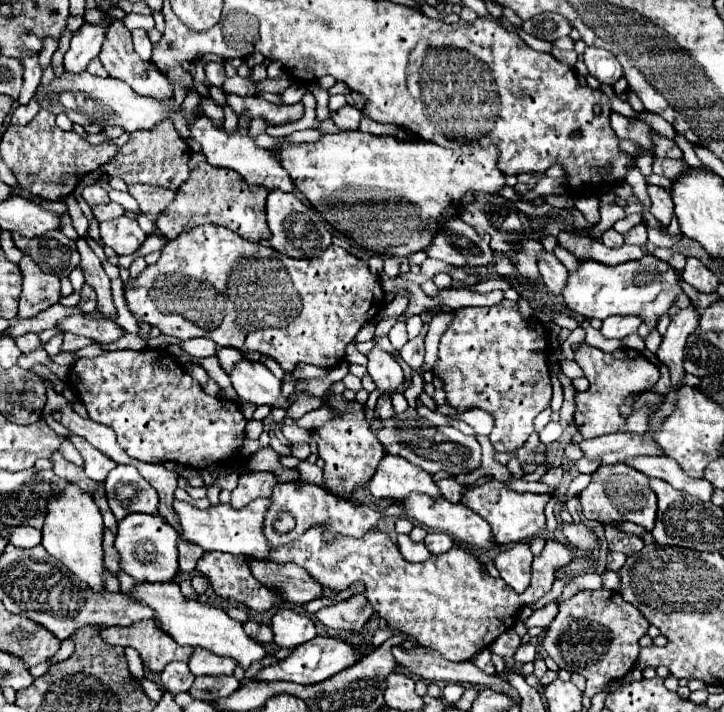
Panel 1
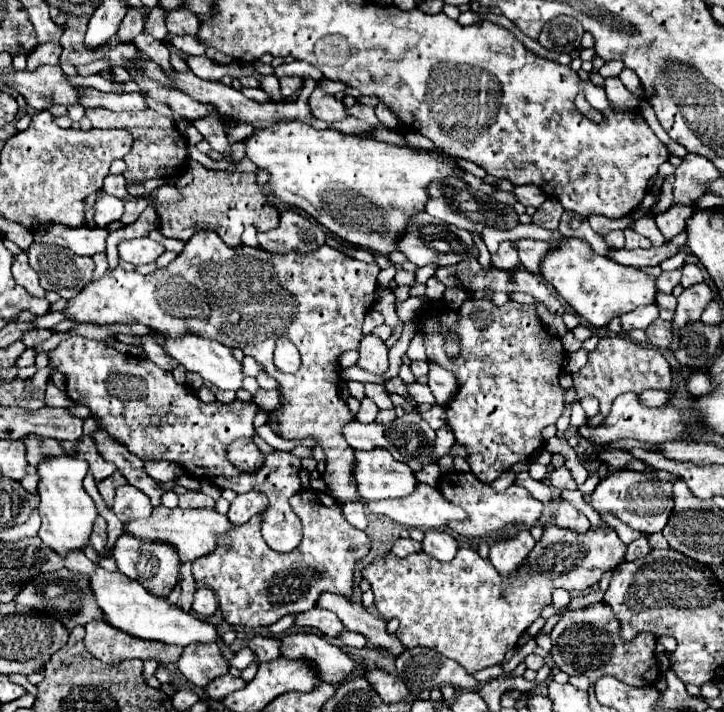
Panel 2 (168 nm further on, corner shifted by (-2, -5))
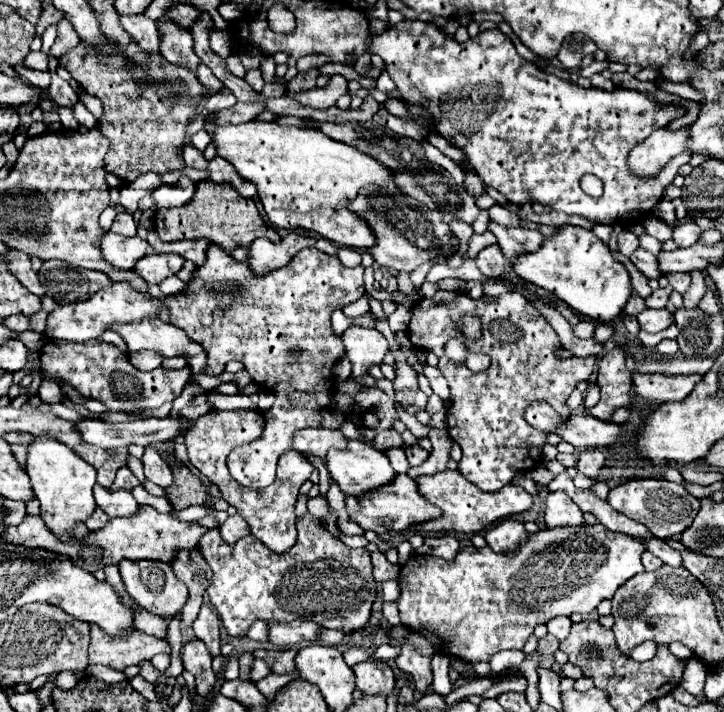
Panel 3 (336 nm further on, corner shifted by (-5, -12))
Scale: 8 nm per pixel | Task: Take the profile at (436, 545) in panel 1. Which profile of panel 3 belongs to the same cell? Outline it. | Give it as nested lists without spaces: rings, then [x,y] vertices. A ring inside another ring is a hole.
[[[444,534],[444,536],[426,536],[426,542],[422,548],[418,548],[418,554],[430,554],[430,556],[438,556],[444,560],[452,560],[458,554],[460,542],[456,536],[452,534]]]

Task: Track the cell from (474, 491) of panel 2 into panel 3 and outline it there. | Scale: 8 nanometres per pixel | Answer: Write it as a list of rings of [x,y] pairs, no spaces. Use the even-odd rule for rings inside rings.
[[[444,470],[444,472],[432,474],[432,476],[418,476],[416,484],[418,484],[418,492],[428,502],[432,502],[434,506],[438,506],[442,510],[440,518],[426,520],[426,522],[420,522],[420,524],[414,524],[412,528],[408,528],[412,532],[422,532],[422,534],[444,534],[444,532],[474,534],[474,532],[482,532],[492,522],[498,522],[498,520],[508,518],[512,514],[524,512],[532,506],[532,496],[522,486],[506,484],[498,492],[484,492],[484,490],[476,488],[472,482],[464,480],[464,476],[460,476],[458,470]]]

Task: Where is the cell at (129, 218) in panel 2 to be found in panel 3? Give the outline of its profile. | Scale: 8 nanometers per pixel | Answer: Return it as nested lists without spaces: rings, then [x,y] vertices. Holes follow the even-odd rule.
[[[182,176],[178,180],[178,184],[174,186],[160,186],[152,192],[154,200],[156,200],[156,206],[158,208],[172,208],[172,206],[182,206],[182,204],[188,204],[194,196],[194,190],[196,190],[196,184]]]

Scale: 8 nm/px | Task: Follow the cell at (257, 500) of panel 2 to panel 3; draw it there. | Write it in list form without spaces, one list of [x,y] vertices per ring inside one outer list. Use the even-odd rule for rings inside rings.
[[[238,514],[230,516],[218,530],[220,530],[220,536],[222,536],[228,544],[234,544],[234,542],[238,542],[242,536],[248,536],[248,534],[250,534],[250,532],[248,532],[248,524],[244,524],[242,516],[238,516]]]

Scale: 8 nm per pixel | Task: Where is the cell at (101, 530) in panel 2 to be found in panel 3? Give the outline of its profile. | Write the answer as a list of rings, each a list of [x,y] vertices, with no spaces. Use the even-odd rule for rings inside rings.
[[[96,508],[94,514],[86,520],[86,526],[88,526],[88,530],[100,530],[106,522],[108,522],[108,516],[100,508]]]

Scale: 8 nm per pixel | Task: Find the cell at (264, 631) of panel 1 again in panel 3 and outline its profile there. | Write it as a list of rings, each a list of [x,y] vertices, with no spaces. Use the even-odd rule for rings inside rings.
[[[286,648],[286,650],[256,650],[254,652],[254,656],[262,658],[264,662],[268,662],[272,672],[276,672],[276,674],[292,672],[294,666],[296,666],[296,662],[294,662],[296,654],[298,654],[296,648]]]

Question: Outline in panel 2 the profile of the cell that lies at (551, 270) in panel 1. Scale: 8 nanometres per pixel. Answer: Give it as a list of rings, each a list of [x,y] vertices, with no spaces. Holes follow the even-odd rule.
[[[521,239],[517,241],[517,249],[519,249],[519,257],[521,263],[537,277],[541,275],[541,261],[545,259],[545,255],[549,253],[551,245],[545,241],[535,241],[535,239]]]

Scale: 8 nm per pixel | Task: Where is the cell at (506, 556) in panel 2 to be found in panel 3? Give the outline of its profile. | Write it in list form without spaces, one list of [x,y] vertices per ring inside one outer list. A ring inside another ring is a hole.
[[[502,520],[498,522],[496,526],[492,526],[488,532],[486,532],[486,542],[488,546],[494,550],[494,552],[504,552],[508,556],[512,556],[512,550],[516,548],[518,542],[524,542],[528,538],[528,532],[524,530],[524,524],[518,522],[518,520]]]

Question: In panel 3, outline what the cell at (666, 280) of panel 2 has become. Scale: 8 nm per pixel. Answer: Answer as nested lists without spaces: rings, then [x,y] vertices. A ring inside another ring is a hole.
[[[670,286],[654,290],[654,292],[646,298],[646,308],[666,308],[666,302],[668,302],[670,292],[672,292]]]

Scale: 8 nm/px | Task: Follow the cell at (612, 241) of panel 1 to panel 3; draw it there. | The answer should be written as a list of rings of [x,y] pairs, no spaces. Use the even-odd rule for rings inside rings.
[[[624,230],[622,234],[620,234],[620,238],[618,238],[618,246],[620,246],[620,254],[624,254],[624,256],[630,256],[640,244],[638,244],[638,236],[634,234],[634,232],[630,232],[630,230]]]

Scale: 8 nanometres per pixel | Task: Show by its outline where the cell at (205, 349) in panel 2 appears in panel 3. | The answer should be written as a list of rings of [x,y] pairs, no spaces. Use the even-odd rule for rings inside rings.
[[[146,318],[142,322],[112,324],[110,330],[122,336],[130,352],[158,350],[164,354],[164,358],[184,356],[194,374],[204,374],[204,348],[200,348],[200,344],[192,344],[192,340],[188,340],[184,332],[180,332],[180,328],[172,324],[166,324],[158,318]]]

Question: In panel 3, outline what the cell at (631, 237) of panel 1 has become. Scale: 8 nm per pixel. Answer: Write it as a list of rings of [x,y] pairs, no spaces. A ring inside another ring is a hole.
[[[638,248],[632,256],[630,256],[632,264],[648,278],[648,280],[658,280],[660,278],[660,268],[658,268],[658,258],[654,254],[650,254],[644,248]]]

